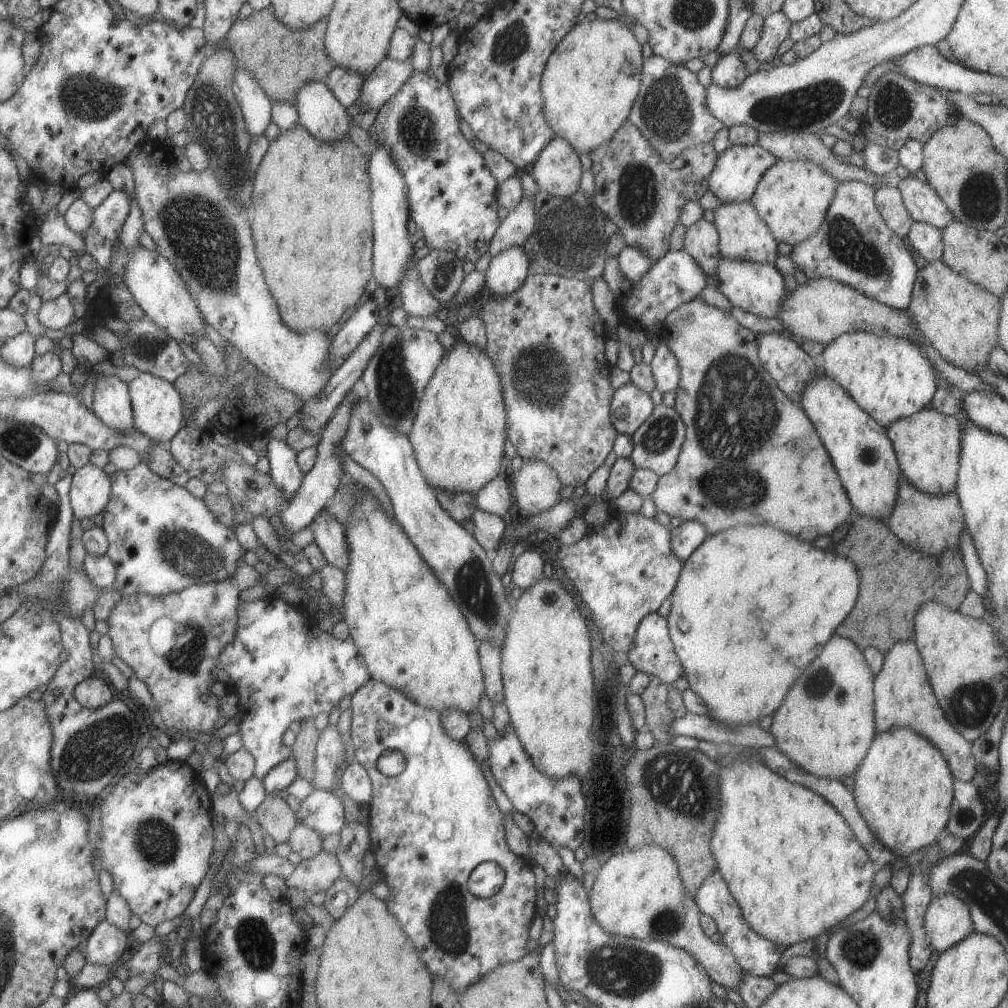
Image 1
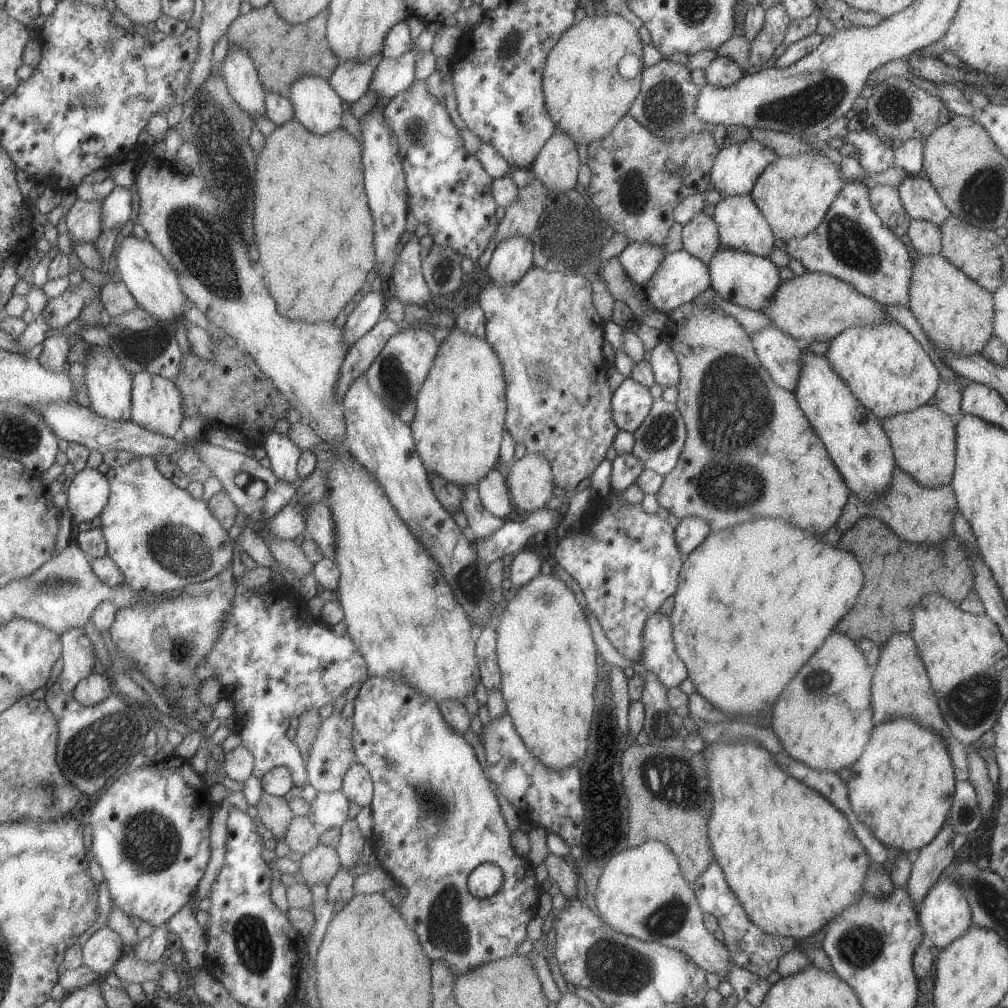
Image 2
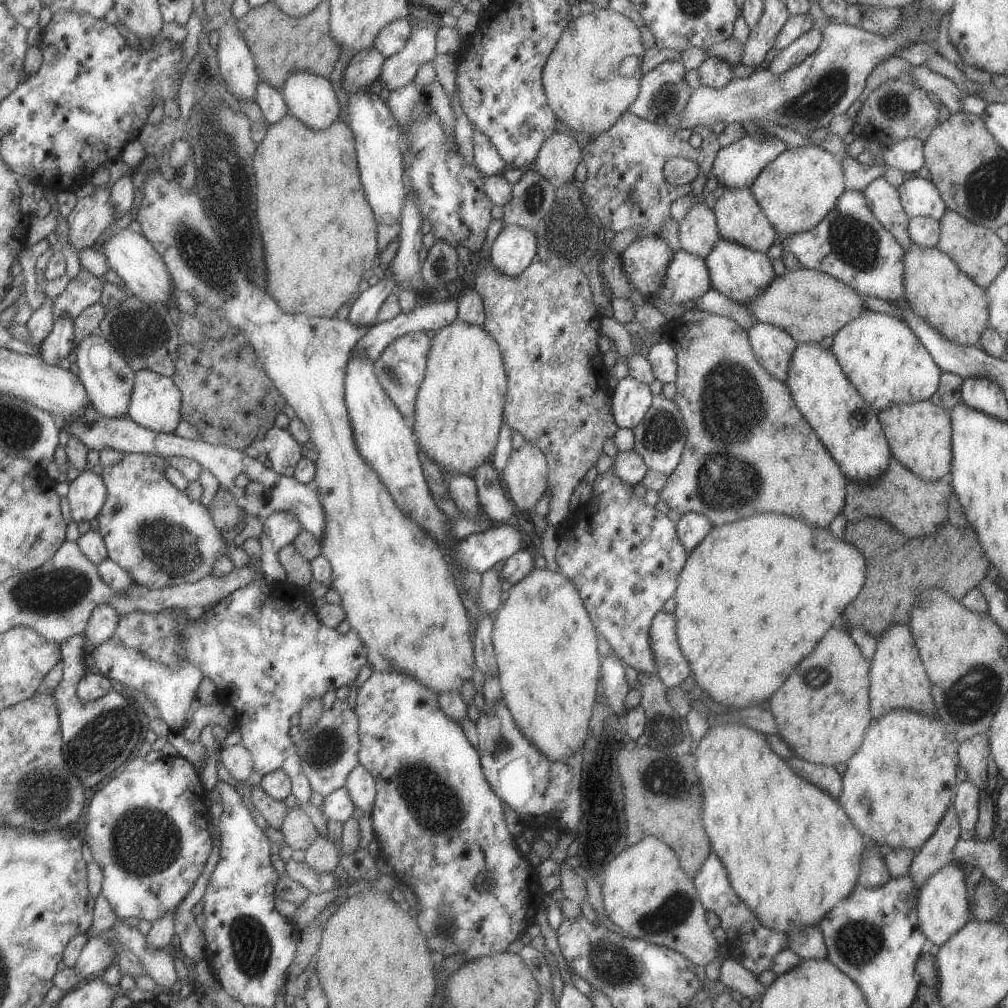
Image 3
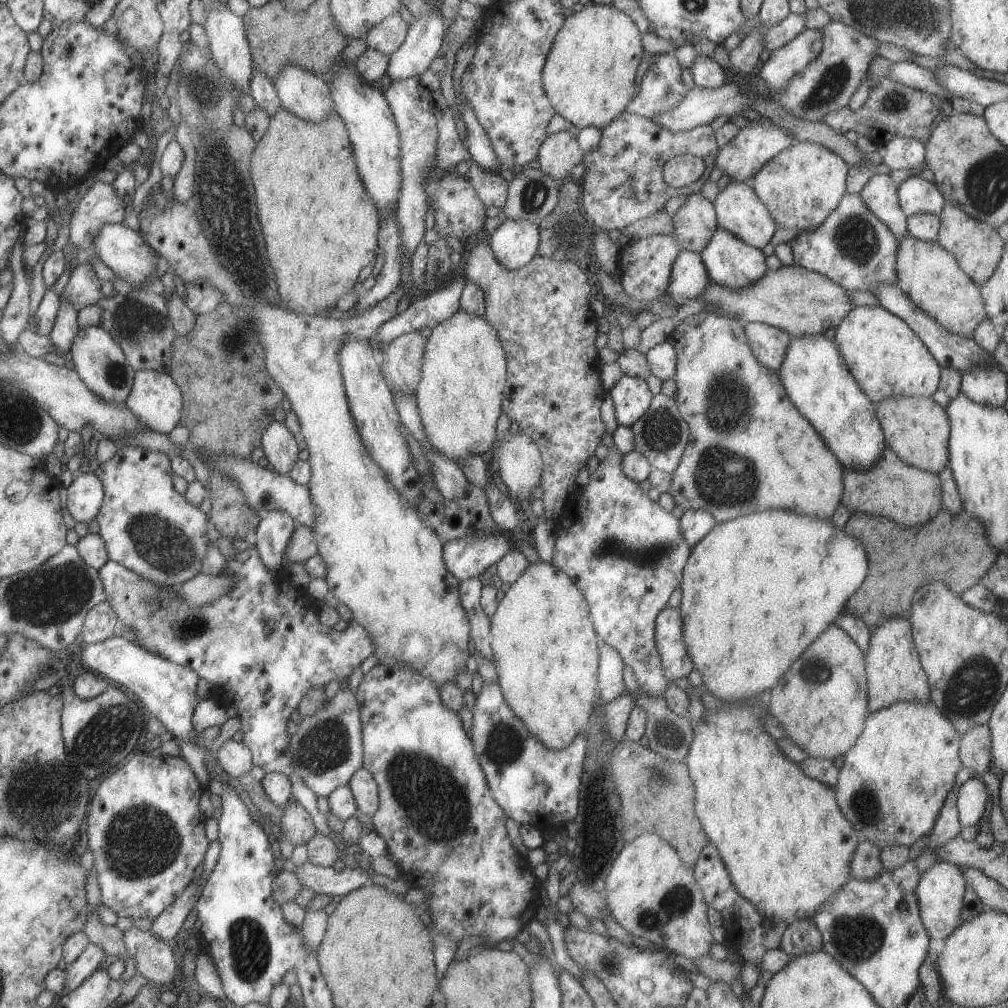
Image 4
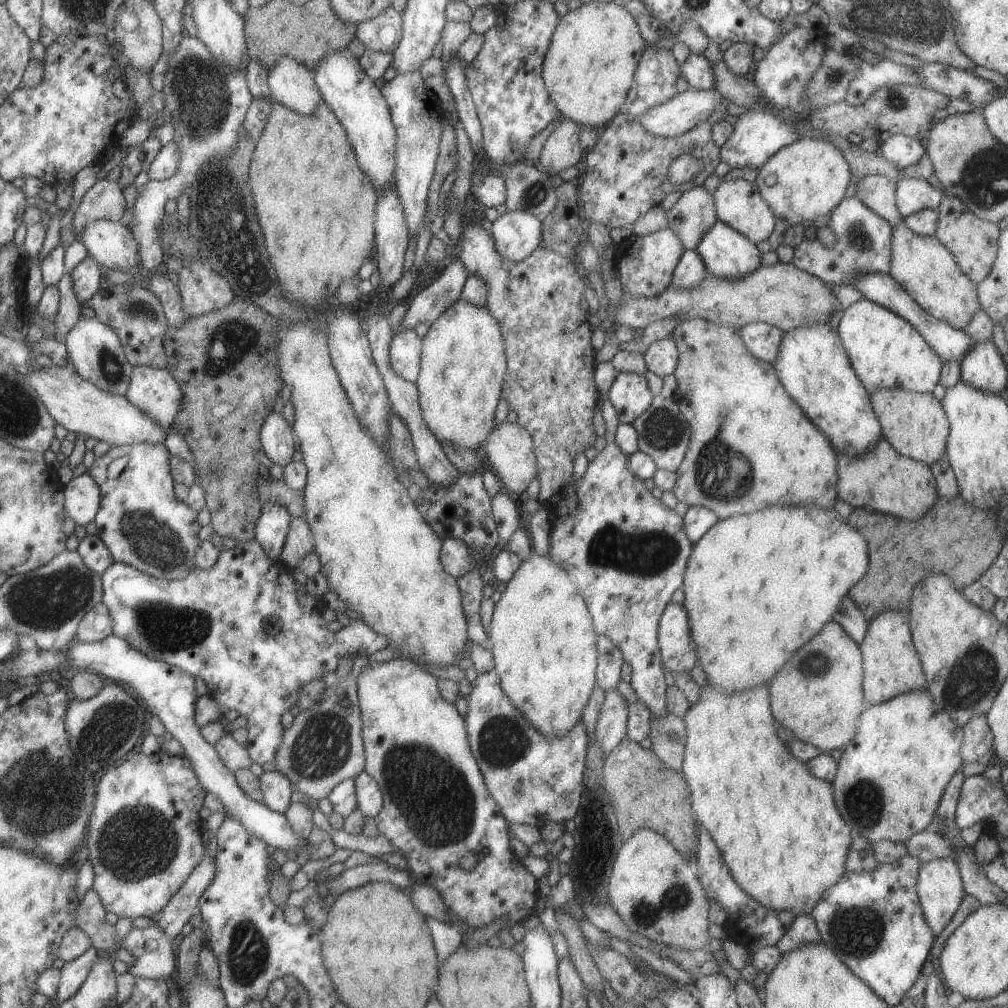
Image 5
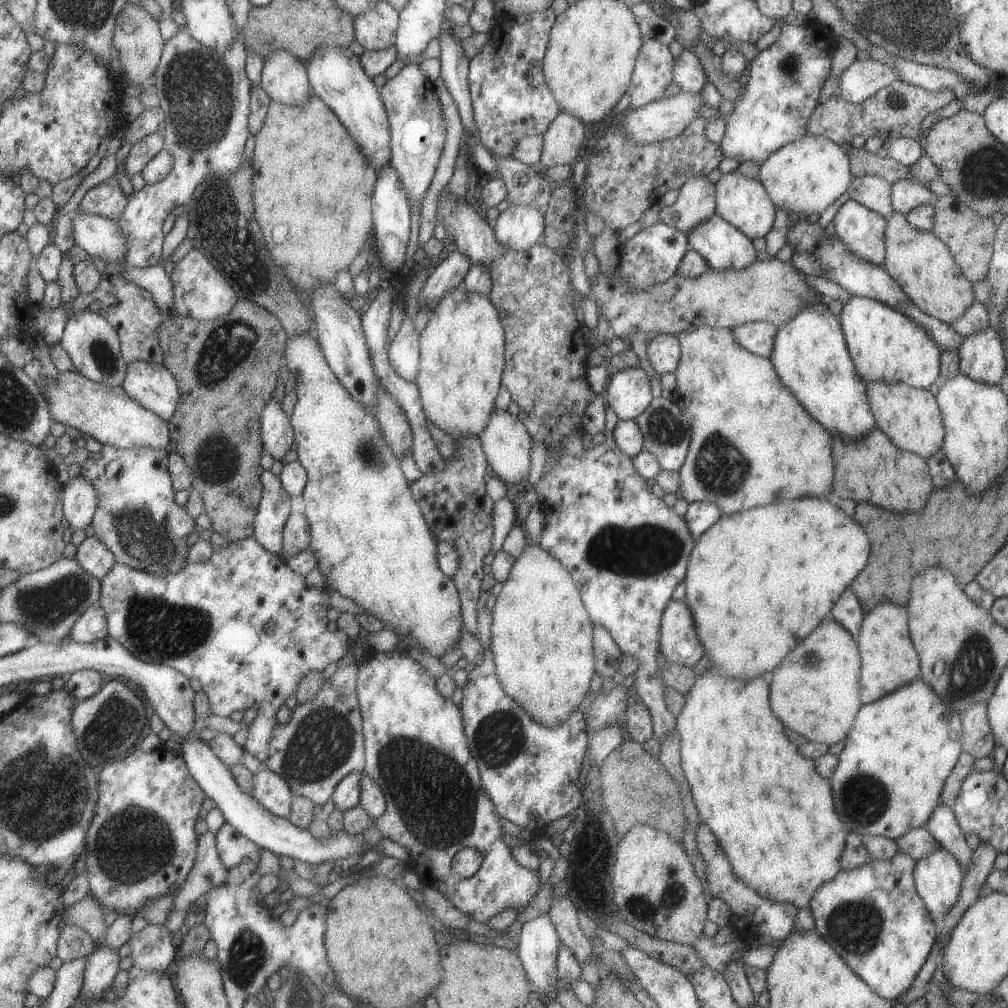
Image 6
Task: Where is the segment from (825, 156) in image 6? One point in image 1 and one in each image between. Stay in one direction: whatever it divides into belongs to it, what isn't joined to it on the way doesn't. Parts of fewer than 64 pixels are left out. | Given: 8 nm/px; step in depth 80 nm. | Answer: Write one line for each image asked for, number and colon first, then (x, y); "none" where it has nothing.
1: (792, 197)
2: (793, 193)
3: (795, 191)
4: (800, 186)
5: (805, 180)

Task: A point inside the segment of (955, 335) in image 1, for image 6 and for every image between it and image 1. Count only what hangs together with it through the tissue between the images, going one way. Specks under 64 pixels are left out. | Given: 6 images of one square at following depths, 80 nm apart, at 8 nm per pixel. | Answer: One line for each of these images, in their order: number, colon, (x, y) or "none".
2: (954, 313)
3: (936, 290)
4: (927, 274)
5: (925, 270)
6: (921, 265)

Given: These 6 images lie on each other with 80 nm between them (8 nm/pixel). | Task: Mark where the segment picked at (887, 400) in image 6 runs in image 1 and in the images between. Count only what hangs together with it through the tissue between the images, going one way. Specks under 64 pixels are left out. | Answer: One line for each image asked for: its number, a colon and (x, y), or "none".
1: (926, 444)
2: (922, 440)
3: (918, 435)
4: (916, 429)
5: (914, 423)

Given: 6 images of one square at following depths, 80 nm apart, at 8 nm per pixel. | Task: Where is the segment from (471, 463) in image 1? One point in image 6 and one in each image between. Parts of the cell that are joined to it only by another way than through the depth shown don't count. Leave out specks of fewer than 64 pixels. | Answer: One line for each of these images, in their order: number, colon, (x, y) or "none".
2: (458, 424)
3: (458, 410)
4: (458, 397)
5: (462, 363)
6: (461, 349)

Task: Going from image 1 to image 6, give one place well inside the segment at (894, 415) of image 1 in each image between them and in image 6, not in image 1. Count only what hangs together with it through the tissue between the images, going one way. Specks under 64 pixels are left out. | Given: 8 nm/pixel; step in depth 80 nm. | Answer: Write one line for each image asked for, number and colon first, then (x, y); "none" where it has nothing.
2: (887, 370)
3: (881, 357)
4: (886, 359)
5: (885, 351)
6: (884, 345)

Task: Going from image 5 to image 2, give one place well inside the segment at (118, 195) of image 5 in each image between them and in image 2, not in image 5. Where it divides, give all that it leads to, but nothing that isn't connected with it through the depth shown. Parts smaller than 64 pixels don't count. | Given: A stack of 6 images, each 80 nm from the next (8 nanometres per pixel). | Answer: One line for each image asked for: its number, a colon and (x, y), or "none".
2: (83, 220)
3: (91, 215)
4: (100, 205)

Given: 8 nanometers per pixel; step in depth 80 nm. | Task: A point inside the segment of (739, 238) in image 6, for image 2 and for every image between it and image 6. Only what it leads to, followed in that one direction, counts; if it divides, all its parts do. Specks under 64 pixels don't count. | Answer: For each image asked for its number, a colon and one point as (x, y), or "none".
2: (746, 280)
3: (738, 273)
4: (730, 262)
5: (726, 254)

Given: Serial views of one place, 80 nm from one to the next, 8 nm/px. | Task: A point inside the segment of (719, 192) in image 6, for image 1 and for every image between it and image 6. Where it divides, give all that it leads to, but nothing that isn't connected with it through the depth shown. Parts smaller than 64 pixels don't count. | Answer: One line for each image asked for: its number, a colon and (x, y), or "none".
1: (742, 235)
2: (740, 226)
3: (739, 218)
4: (738, 210)
5: (737, 203)

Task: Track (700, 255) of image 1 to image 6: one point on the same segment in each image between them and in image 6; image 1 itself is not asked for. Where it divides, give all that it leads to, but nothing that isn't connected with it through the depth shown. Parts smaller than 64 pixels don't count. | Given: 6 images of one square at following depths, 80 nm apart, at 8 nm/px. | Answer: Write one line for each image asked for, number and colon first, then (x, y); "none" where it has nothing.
2: (699, 236)
3: (697, 230)
4: (694, 222)
5: (694, 211)
6: (695, 203)

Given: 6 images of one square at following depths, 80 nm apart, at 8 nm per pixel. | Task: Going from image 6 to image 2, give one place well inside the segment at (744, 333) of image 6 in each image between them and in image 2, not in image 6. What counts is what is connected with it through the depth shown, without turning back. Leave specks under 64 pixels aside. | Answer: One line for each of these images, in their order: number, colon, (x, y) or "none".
2: (779, 355)
3: (772, 347)
4: (768, 344)
5: (761, 340)

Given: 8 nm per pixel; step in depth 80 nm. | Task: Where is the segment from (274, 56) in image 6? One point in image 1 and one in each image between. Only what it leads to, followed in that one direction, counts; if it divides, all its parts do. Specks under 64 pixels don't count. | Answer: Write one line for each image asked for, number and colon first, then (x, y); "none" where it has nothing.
1: (318, 111)
2: (316, 106)
3: (309, 98)
4: (304, 94)
5: (290, 84)

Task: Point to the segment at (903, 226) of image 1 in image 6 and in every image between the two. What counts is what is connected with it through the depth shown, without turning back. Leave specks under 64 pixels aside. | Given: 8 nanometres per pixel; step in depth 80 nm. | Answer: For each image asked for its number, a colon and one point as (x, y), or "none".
2: (884, 199)
3: (882, 199)
4: (879, 195)
5: (877, 192)
6: (872, 192)

